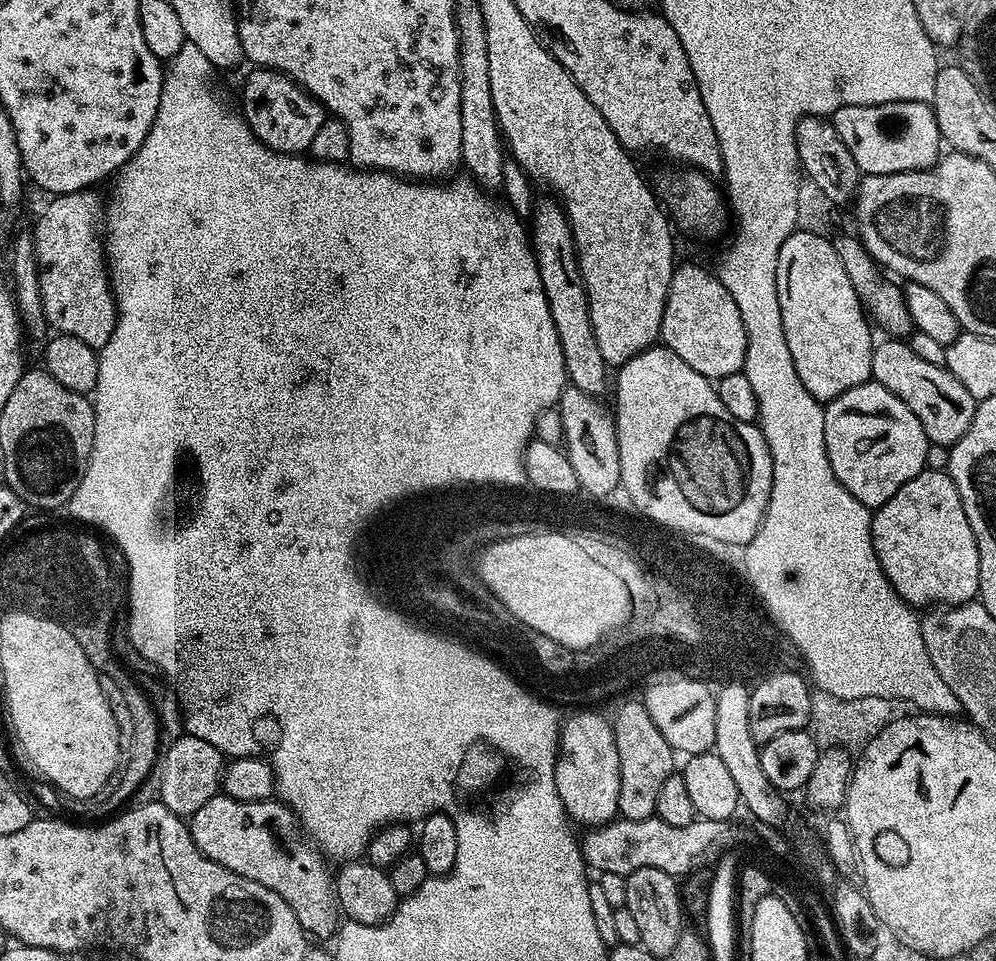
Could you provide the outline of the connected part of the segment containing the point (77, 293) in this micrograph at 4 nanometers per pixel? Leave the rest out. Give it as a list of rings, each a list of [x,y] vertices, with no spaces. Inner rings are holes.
[[[92,188],[52,196],[49,204],[40,212],[36,225],[30,228],[37,262],[38,286],[47,327],[61,336],[73,336],[86,346],[99,349],[110,340],[116,325],[116,298],[112,295],[112,281],[108,278],[108,266],[102,239],[102,196]]]

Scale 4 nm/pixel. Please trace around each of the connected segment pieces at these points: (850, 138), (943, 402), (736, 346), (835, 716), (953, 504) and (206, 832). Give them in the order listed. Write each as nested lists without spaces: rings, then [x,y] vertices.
[[[899,100],[874,106],[842,106],[830,119],[838,138],[846,142],[846,150],[854,154],[861,173],[869,176],[927,170],[942,155],[942,137],[931,103]]]
[[[884,338],[881,341],[872,349],[872,379],[914,410],[914,418],[922,422],[929,444],[957,444],[962,434],[966,434],[978,402],[944,364],[918,358],[903,339]]]
[[[677,263],[672,270],[670,290],[662,314],[660,340],[686,366],[698,370],[707,380],[713,382],[741,371],[746,358],[746,326],[730,290],[722,286],[715,271],[703,268],[700,264]]]
[[[815,689],[811,696],[811,718],[808,730],[821,749],[843,747],[854,750],[868,744],[891,722],[917,715],[917,712],[914,702],[906,699],[877,698],[873,695],[860,699],[838,699],[832,694]]]
[[[944,470],[919,472],[890,502],[875,509],[872,541],[878,562],[907,604],[955,606],[977,599],[980,559],[974,530],[966,518],[958,486]]]
[[[217,794],[210,798],[210,802],[206,802],[206,806],[202,806],[198,811],[187,821],[190,834],[194,838],[194,846],[198,846],[198,850],[202,850],[202,854],[206,854],[206,858],[210,858],[212,862],[218,862],[218,866],[226,866],[226,870],[234,870],[234,874],[242,874],[242,878],[250,878],[254,882],[258,882],[258,886],[266,886],[266,890],[274,890],[274,894],[278,894],[278,898],[282,898],[286,902],[286,906],[290,906],[290,910],[294,910],[294,914],[298,918],[298,922],[302,926],[302,930],[309,937],[324,940],[335,937],[338,931],[338,905],[336,903],[336,889],[334,887],[333,877],[330,875],[330,868],[326,863],[325,857],[322,855],[319,848],[312,843],[311,839],[306,835],[303,828],[300,826],[300,821],[297,820],[295,814],[288,809],[279,798],[269,798],[259,800],[258,802],[238,802],[234,798],[223,794]]]

